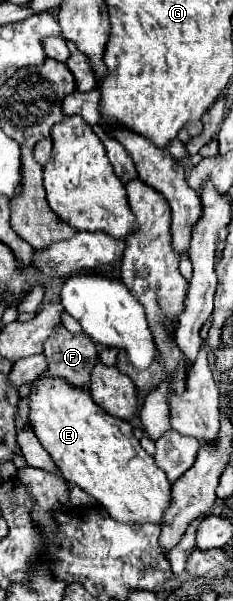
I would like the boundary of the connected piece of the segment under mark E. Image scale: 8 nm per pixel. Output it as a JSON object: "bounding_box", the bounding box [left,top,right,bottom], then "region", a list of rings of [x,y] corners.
{"bounding_box":[30,379,170,523],"region":[[[38,379],[36,391],[30,395],[30,425],[40,439],[42,447],[50,453],[54,463],[60,467],[62,477],[70,485],[78,485],[82,491],[90,493],[118,523],[162,523],[164,513],[170,507],[170,487],[166,473],[154,463],[140,441],[132,433],[132,425],[106,415],[86,391],[74,391],[62,379]]]}

